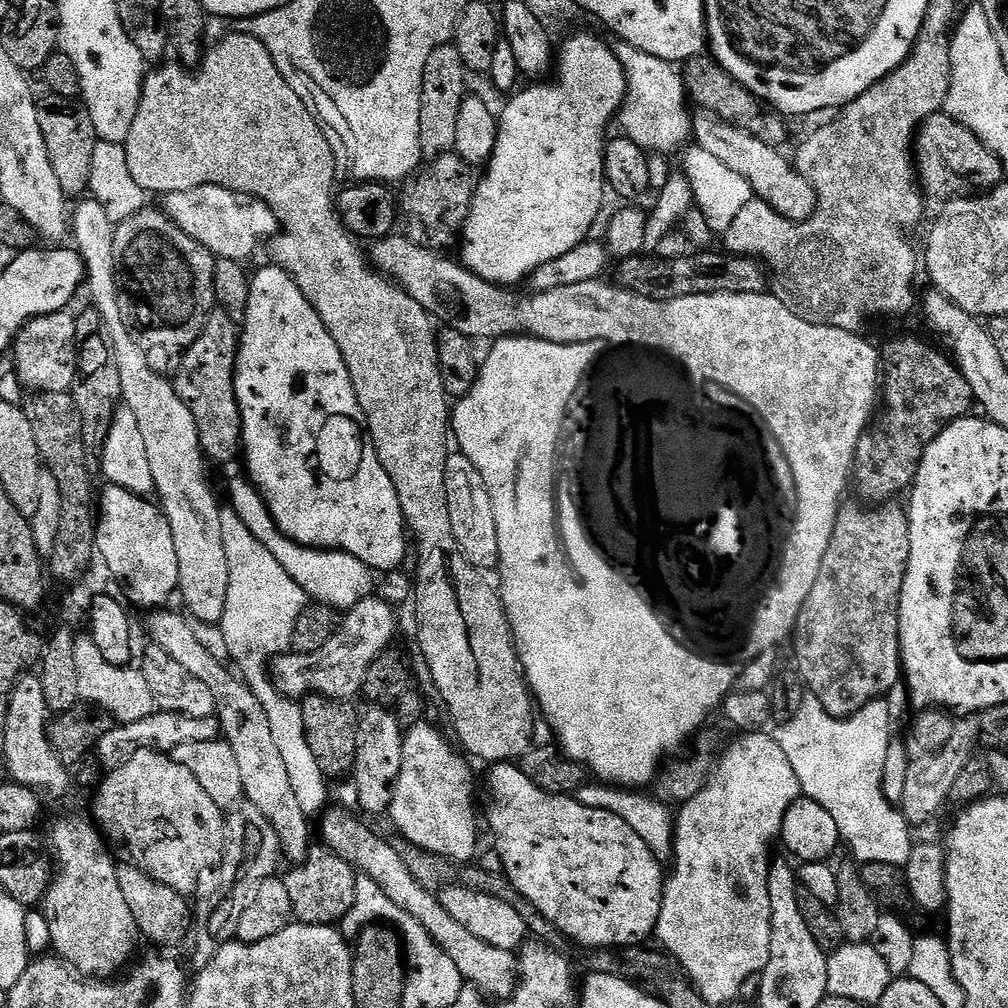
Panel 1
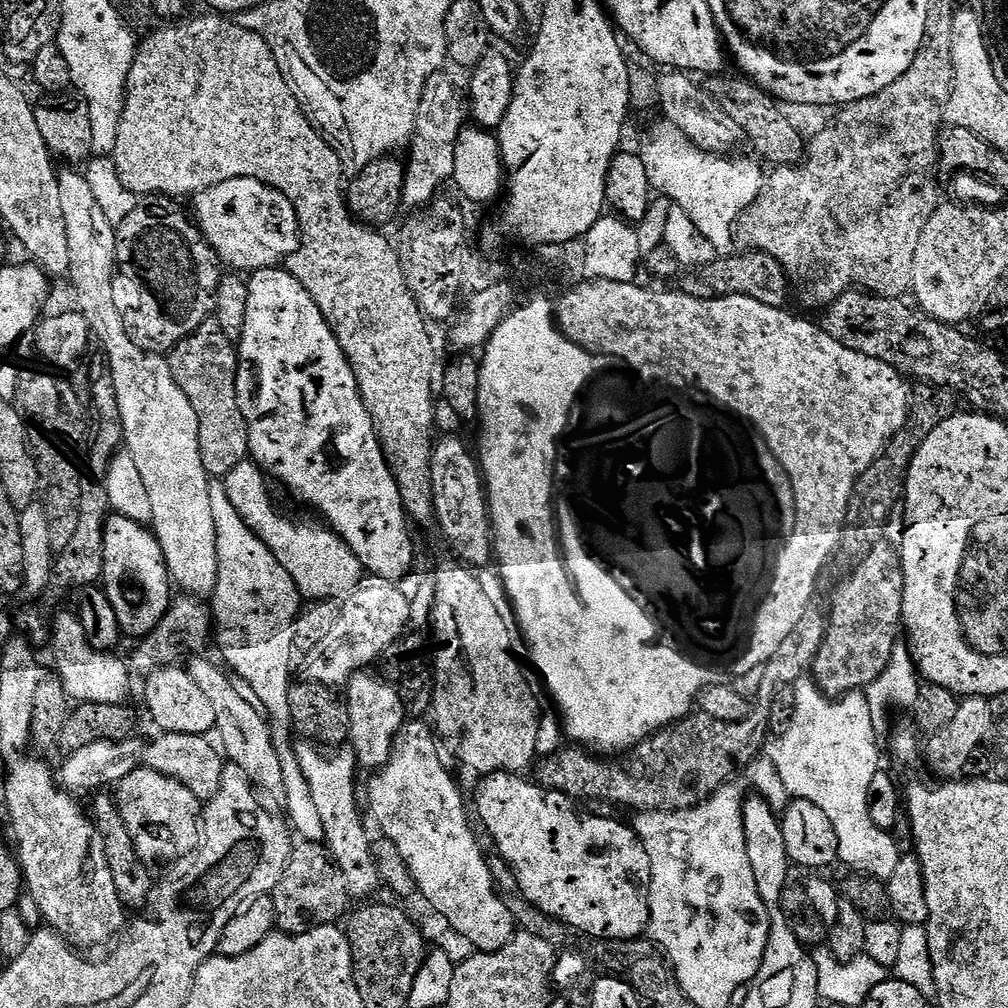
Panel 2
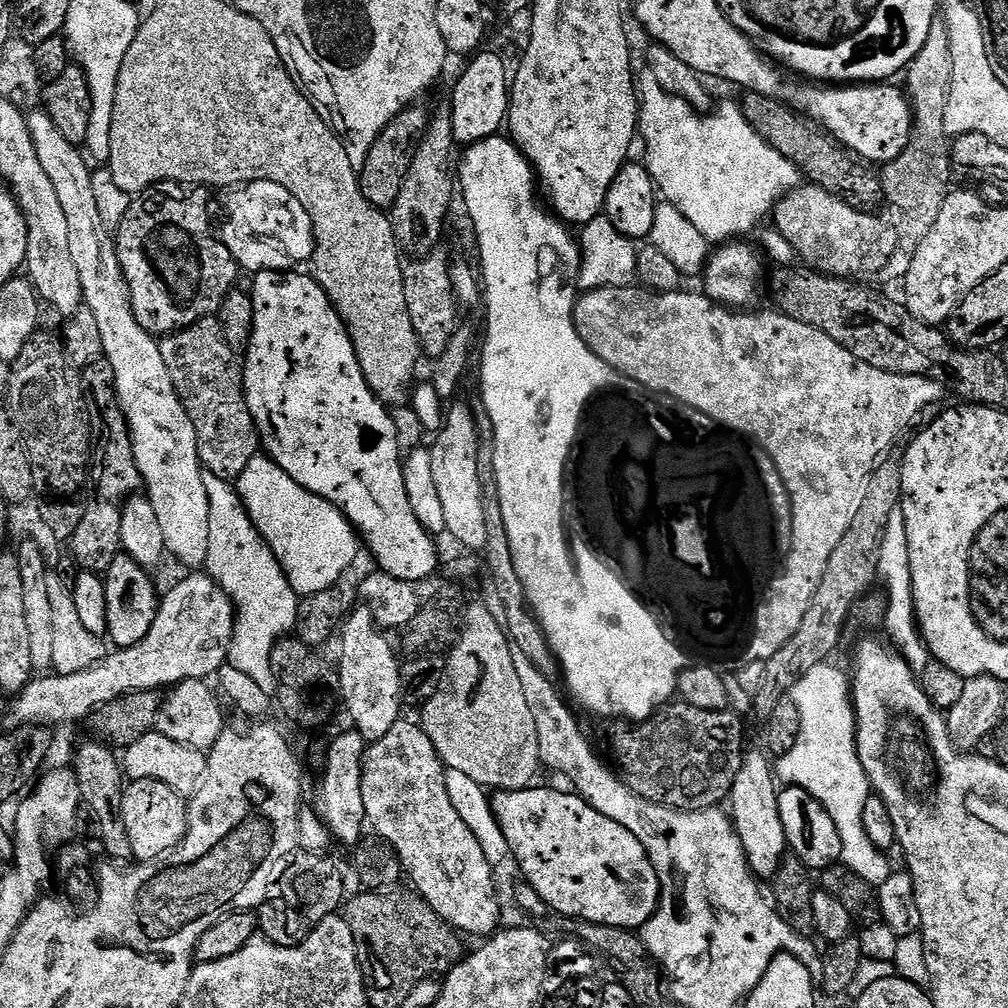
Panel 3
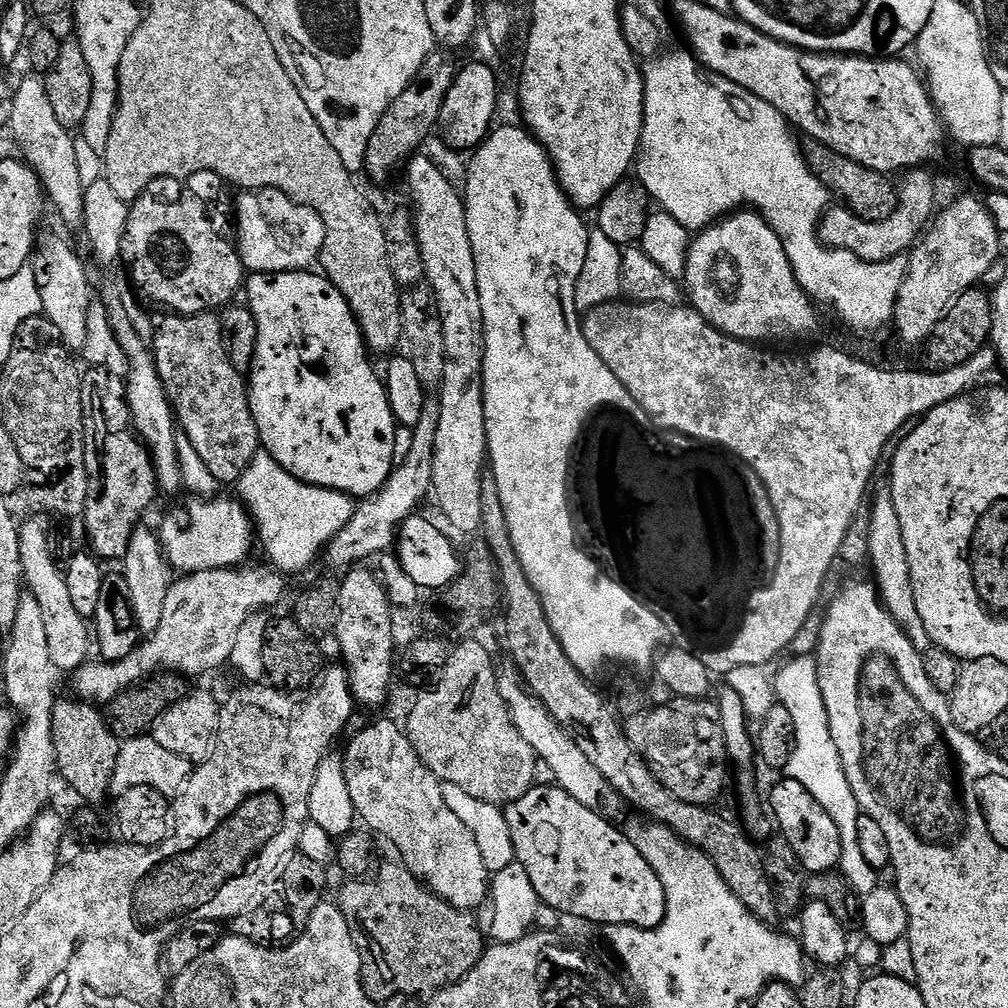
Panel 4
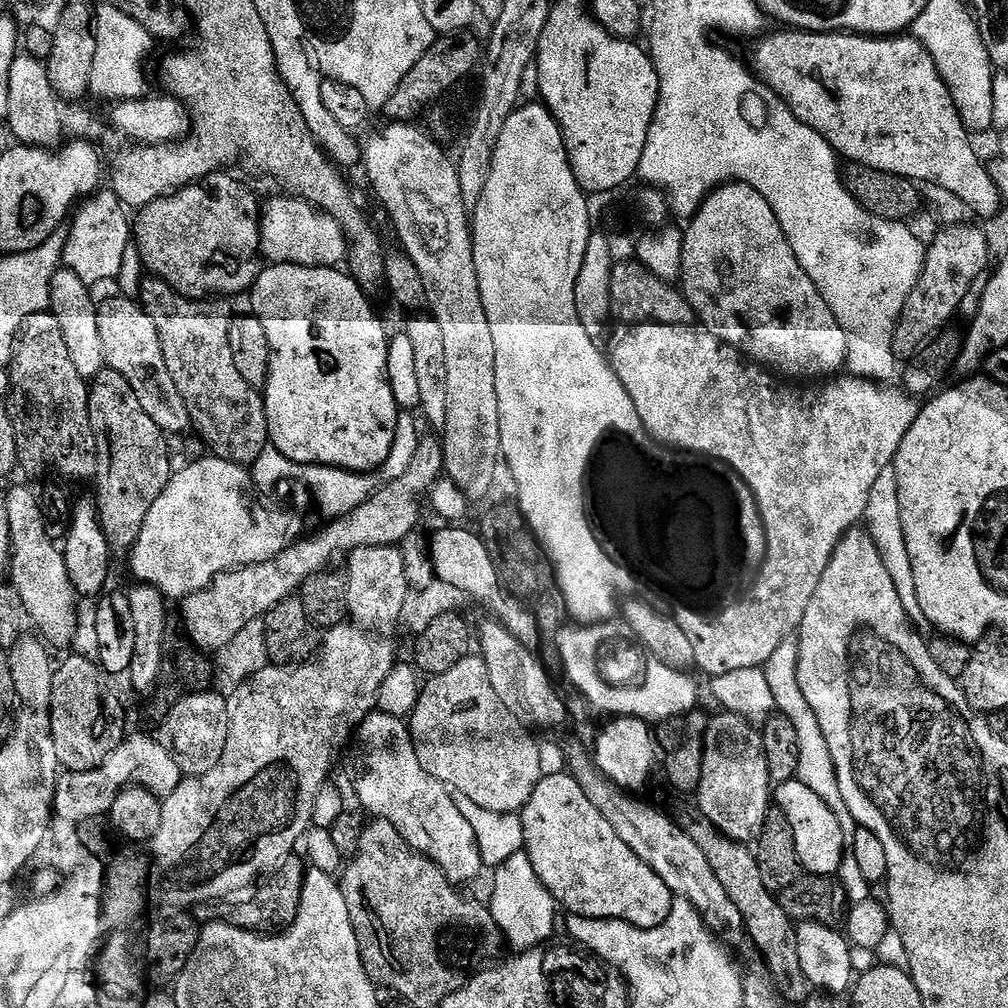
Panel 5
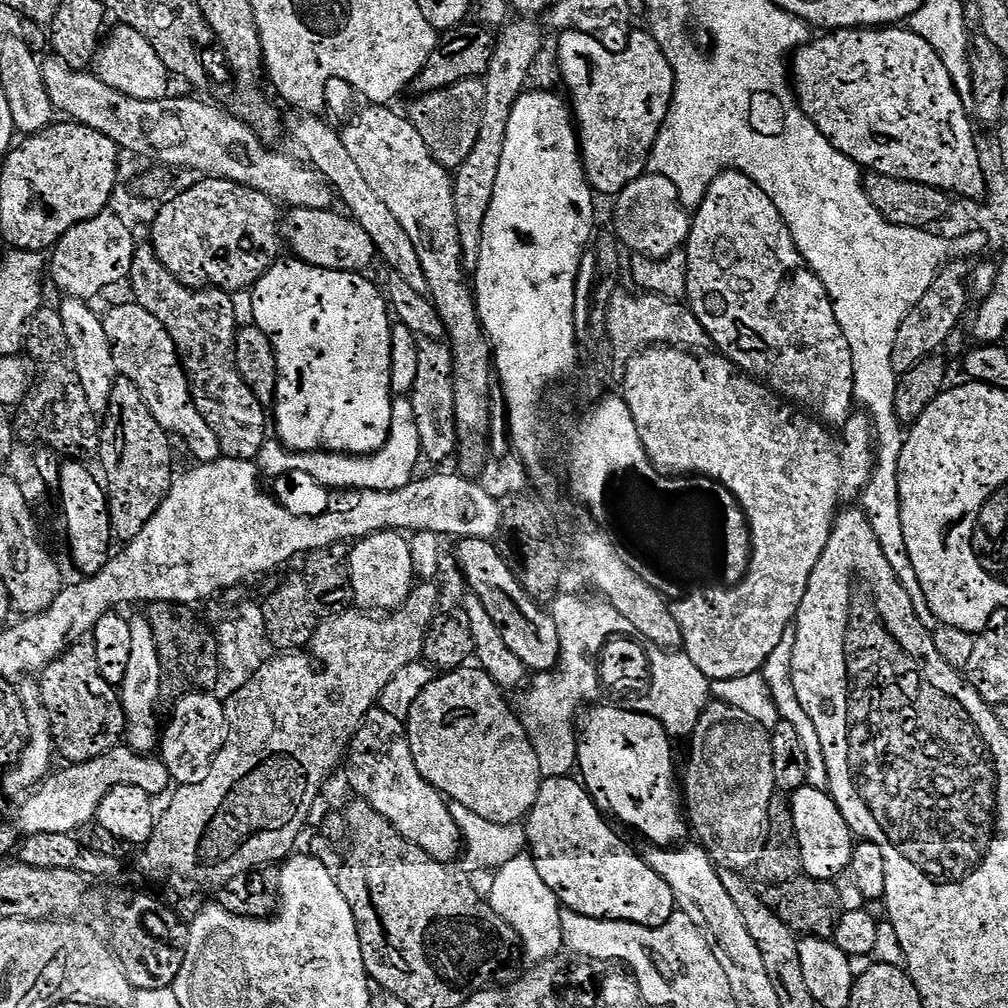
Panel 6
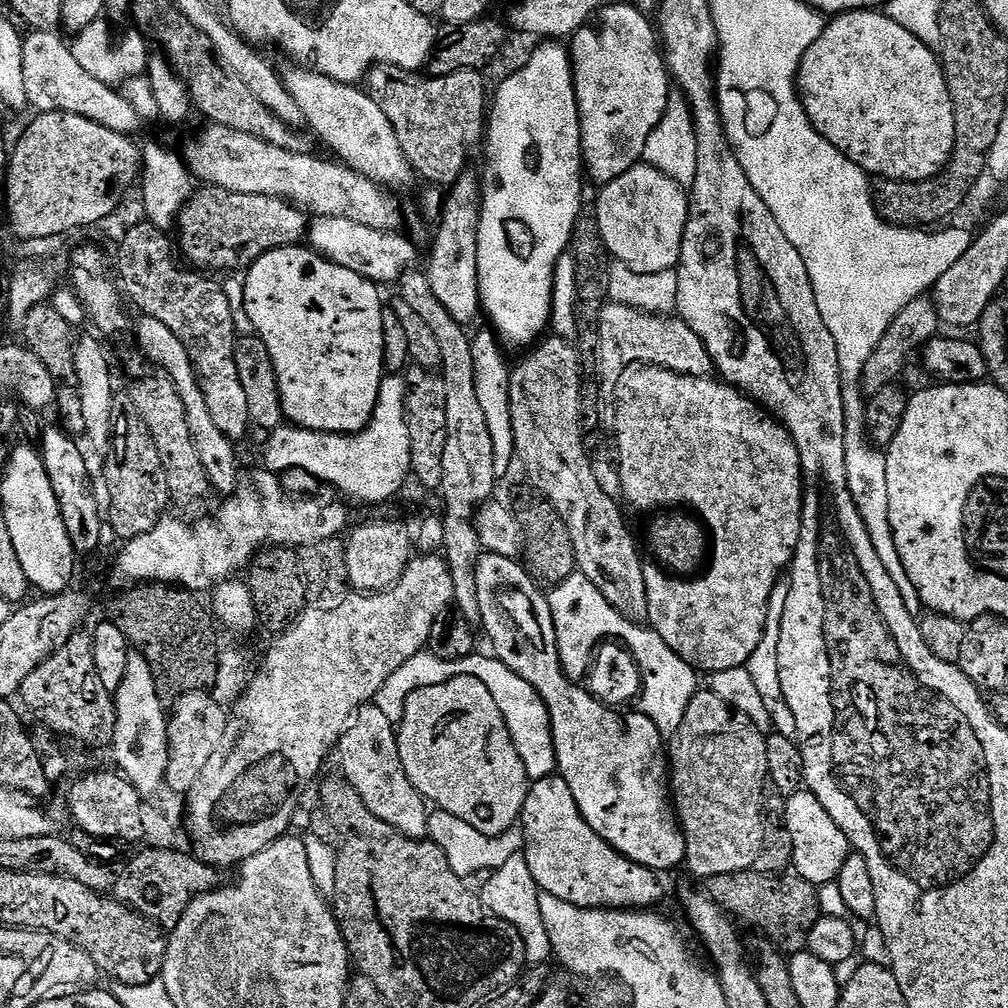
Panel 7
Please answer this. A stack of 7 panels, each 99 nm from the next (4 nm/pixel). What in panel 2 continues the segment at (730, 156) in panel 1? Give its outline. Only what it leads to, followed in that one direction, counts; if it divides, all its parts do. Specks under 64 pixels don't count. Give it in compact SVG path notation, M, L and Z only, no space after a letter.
M668 70L663 74L665 76L659 77L656 86L659 111L664 111L663 119L678 126L696 146L707 152L728 154L739 140L745 139L744 131L740 129L738 122L734 122L734 118L730 118L730 114L726 114L726 110L719 100L705 85L703 88L696 81L699 79L679 70Z

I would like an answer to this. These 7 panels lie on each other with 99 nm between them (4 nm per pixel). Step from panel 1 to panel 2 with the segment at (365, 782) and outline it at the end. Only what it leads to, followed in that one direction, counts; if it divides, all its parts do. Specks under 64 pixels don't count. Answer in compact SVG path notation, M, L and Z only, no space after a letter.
M374 671L355 672L346 685L346 699L348 701L348 713L350 714L348 740L352 751L356 753L359 767L361 769L372 768L371 770L378 770L390 758L394 738L400 733L401 726L406 723L406 715L403 710L404 700L401 693L396 693L397 685L389 682L383 675L377 674L375 676L372 672Z

